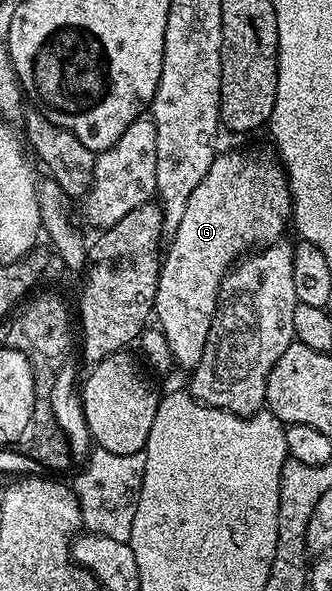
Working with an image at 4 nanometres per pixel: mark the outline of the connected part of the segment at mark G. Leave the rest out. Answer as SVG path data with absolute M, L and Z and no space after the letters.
M237 150L218 153L211 168L207 168L207 176L203 176L195 192L191 192L183 220L179 220L179 228L171 236L170 242L173 243L170 246L168 243L164 251L161 274L157 277L157 295L153 301L155 322L157 318L156 325L169 341L174 363L182 366L185 372L192 372L203 356L205 337L217 311L217 297L225 275L242 256L248 255L254 248L264 248L282 241L284 234L281 233L288 226L290 229L293 196L289 192L289 180L284 169L278 159L273 158L265 154L240 154Z

